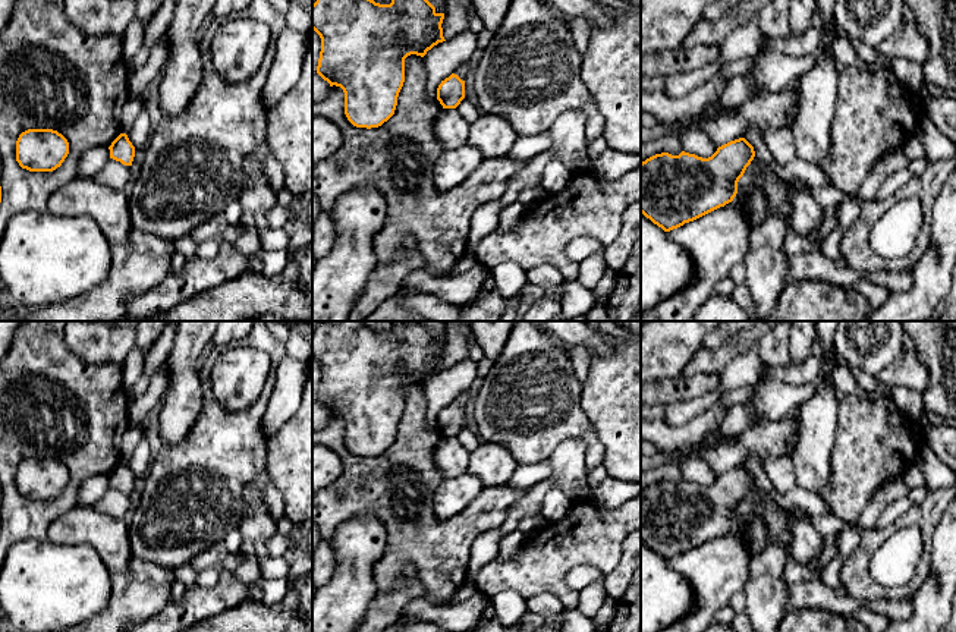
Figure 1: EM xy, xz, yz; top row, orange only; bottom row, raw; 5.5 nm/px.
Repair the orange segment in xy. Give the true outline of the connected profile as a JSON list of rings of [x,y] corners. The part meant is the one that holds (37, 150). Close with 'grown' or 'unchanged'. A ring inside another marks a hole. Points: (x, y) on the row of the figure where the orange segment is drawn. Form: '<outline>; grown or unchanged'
[[[28,129],[16,141],[16,161],[29,172],[53,172],[67,154],[67,139],[53,129]]]; unchanged

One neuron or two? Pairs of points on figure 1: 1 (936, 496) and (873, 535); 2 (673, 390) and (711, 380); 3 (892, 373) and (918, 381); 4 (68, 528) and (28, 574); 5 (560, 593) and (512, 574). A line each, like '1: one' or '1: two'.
1: one
2: one
3: one
4: two
5: one

